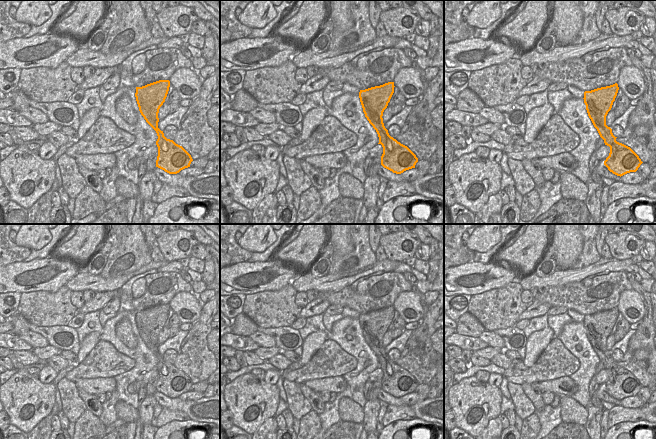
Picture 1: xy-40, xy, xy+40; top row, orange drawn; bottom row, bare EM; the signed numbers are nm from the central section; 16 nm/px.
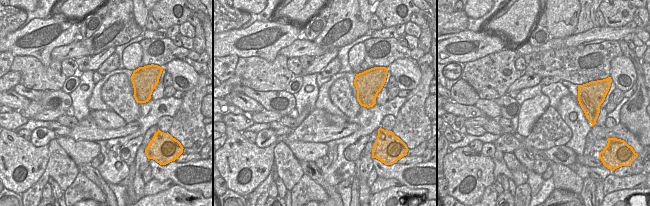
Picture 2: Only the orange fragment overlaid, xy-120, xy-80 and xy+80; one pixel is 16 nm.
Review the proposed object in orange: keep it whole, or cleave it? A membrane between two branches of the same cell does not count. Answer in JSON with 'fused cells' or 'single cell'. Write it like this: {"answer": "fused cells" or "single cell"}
{"answer": "single cell"}

